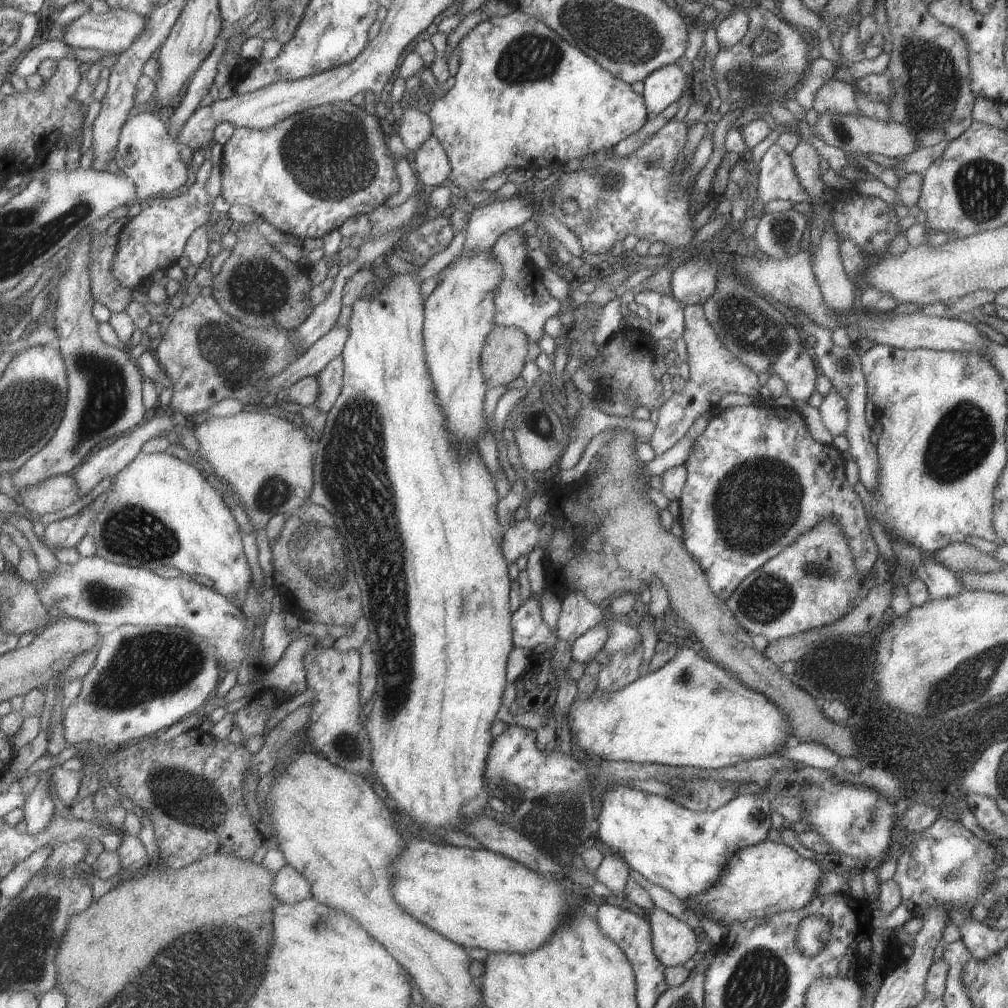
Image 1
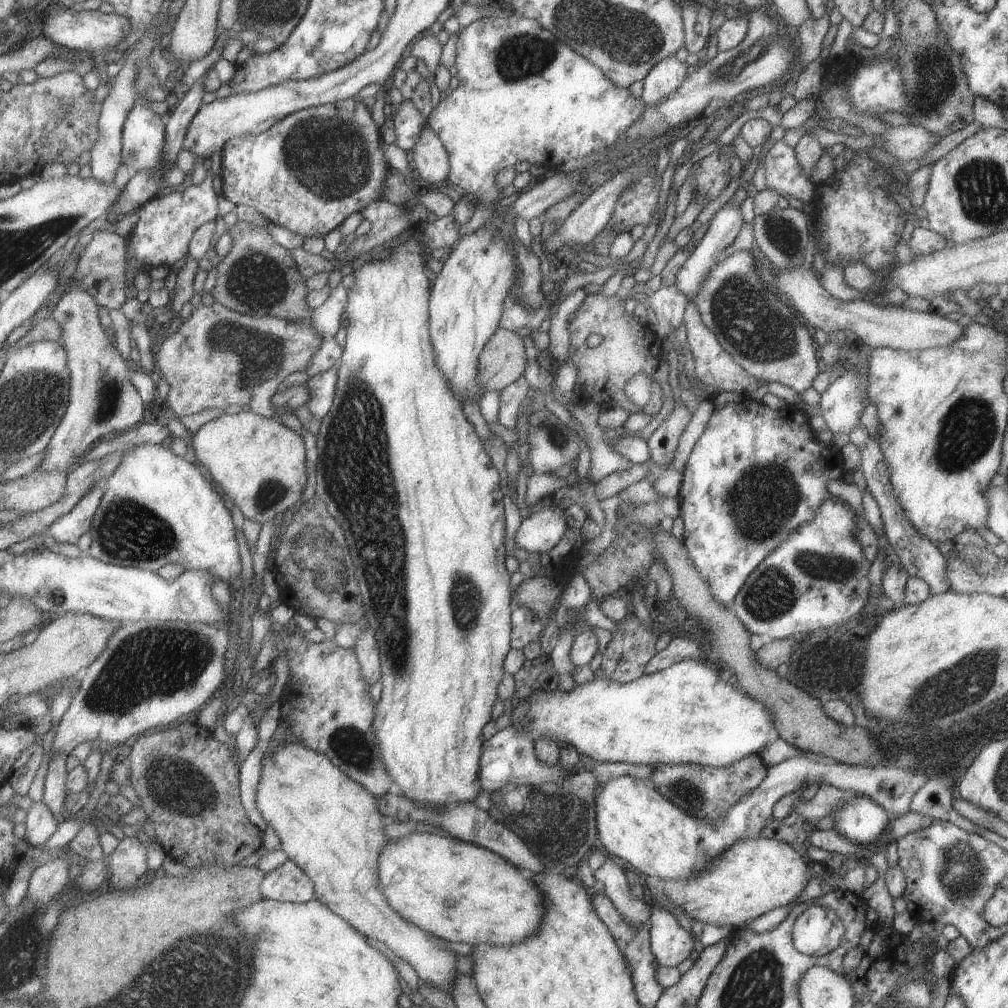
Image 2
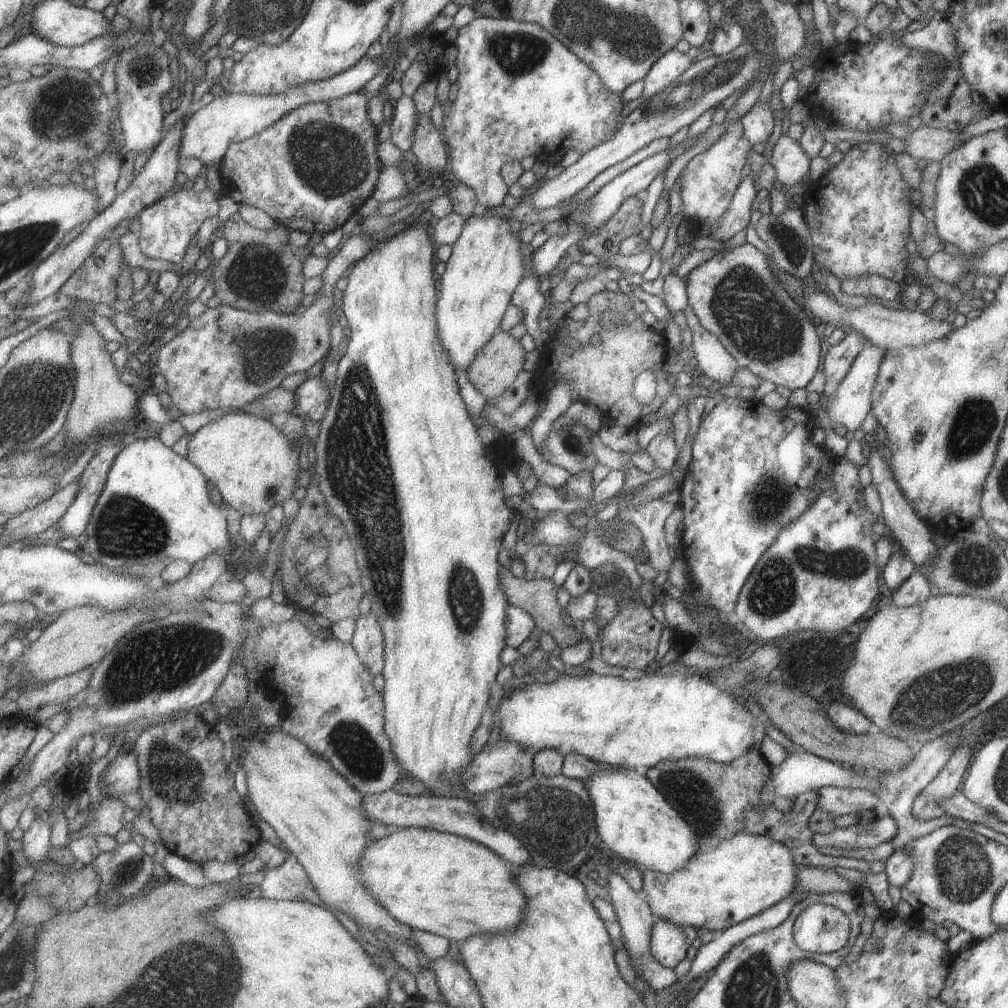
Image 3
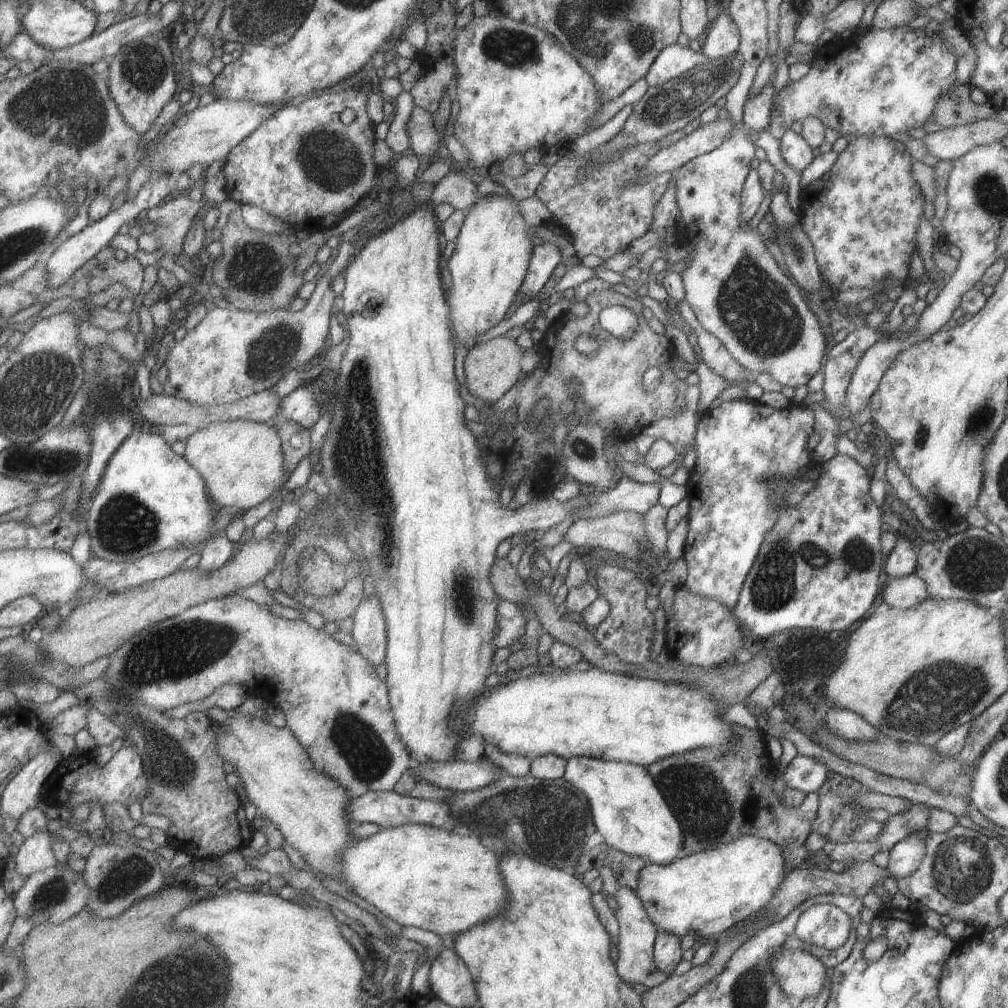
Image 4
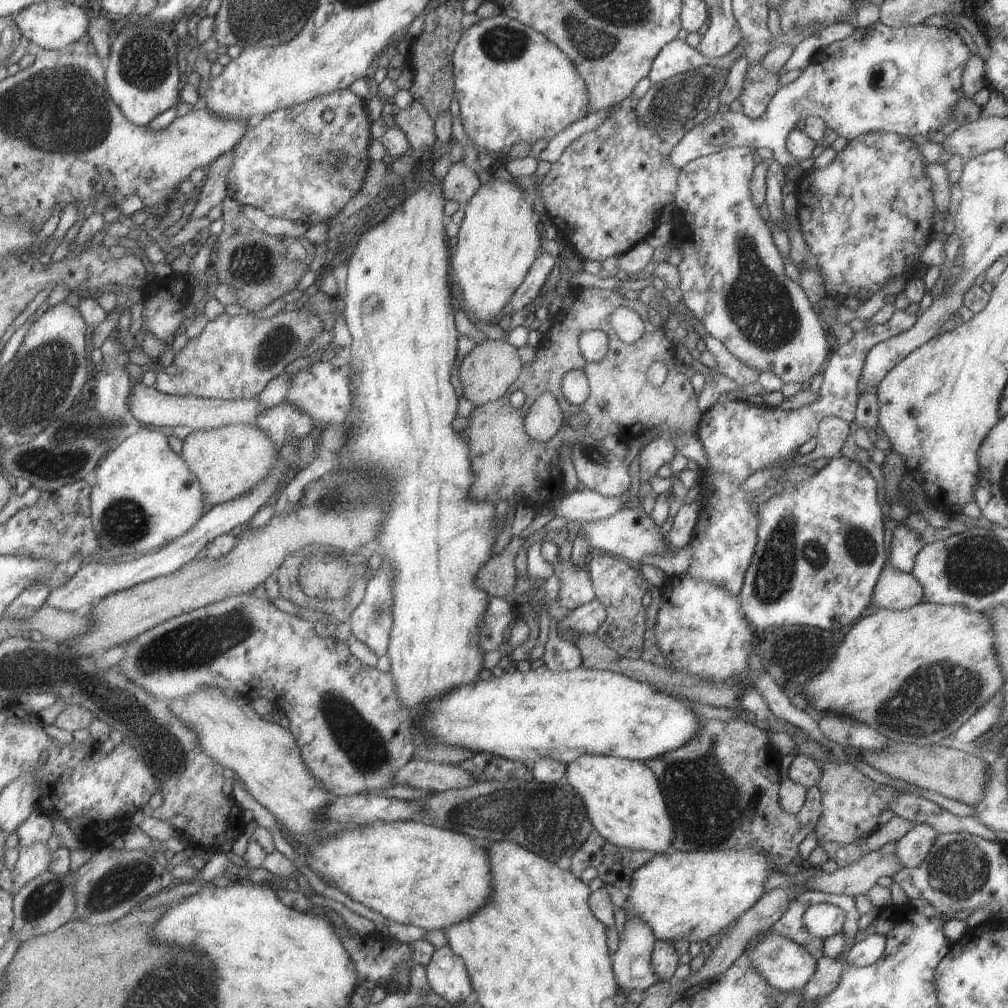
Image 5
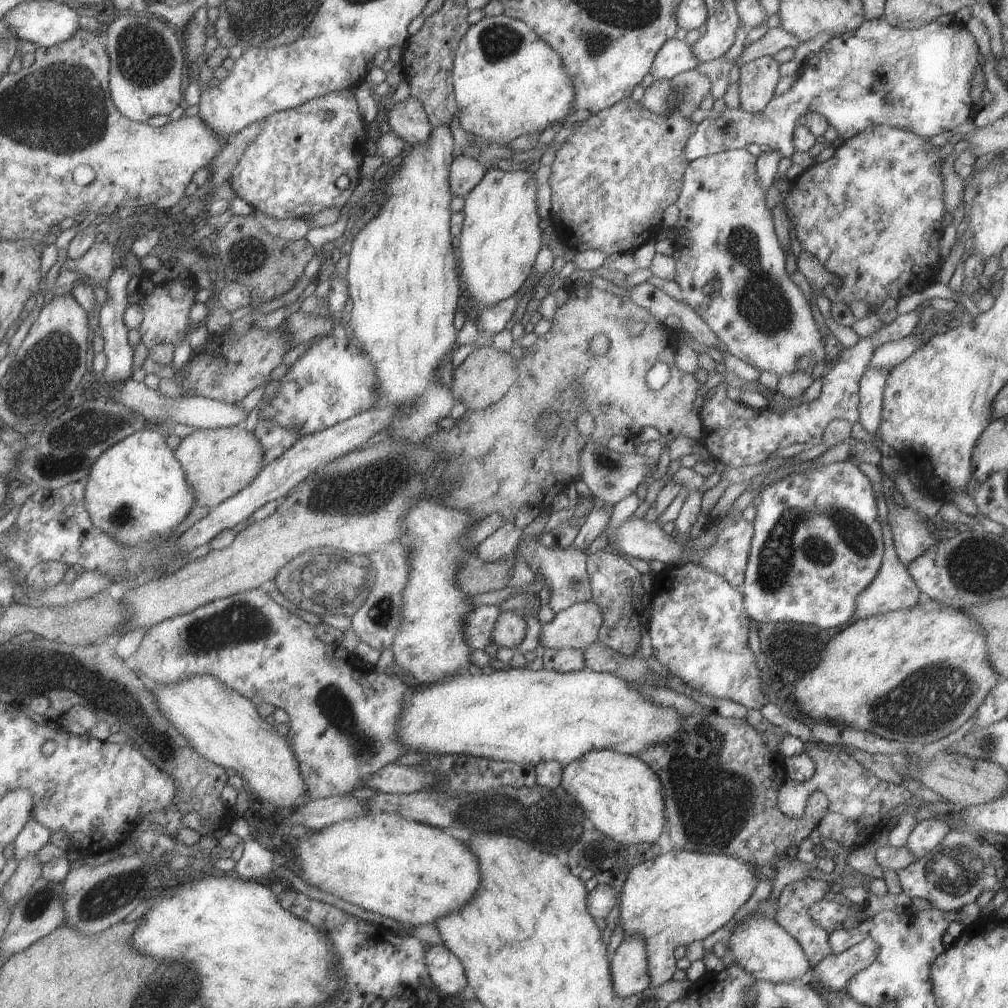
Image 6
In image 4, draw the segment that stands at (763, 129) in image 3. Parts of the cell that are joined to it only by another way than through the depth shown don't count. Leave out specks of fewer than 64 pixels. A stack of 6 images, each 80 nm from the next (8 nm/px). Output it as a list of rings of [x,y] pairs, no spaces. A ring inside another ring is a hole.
[[[773,84],[764,85],[758,94],[746,99],[742,108],[742,123],[750,131],[760,131],[766,128],[770,119],[773,102]]]

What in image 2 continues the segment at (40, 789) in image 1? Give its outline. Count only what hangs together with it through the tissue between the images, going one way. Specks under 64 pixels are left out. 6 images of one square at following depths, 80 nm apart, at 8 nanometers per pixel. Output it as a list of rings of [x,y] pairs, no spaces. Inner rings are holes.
[[[33,802],[28,810],[25,843],[31,847],[42,848],[57,832],[59,822],[45,802]]]

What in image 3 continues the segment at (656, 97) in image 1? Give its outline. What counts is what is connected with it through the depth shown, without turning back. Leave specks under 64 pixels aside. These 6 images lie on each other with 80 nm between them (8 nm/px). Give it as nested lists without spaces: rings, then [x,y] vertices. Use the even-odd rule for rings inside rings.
[[[676,48],[662,54],[642,78],[644,88],[641,96],[622,107],[620,110],[621,116],[628,116],[643,101],[643,98],[648,100],[651,95],[673,86],[680,74],[686,71],[692,62],[687,53],[681,53]]]

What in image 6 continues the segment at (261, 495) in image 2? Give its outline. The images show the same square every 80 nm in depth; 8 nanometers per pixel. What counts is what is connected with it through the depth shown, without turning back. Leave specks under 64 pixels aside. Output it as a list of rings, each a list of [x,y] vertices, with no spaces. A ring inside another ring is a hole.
[[[243,426],[195,429],[180,440],[174,452],[192,489],[194,504],[209,511],[245,488],[261,470],[260,444]]]

